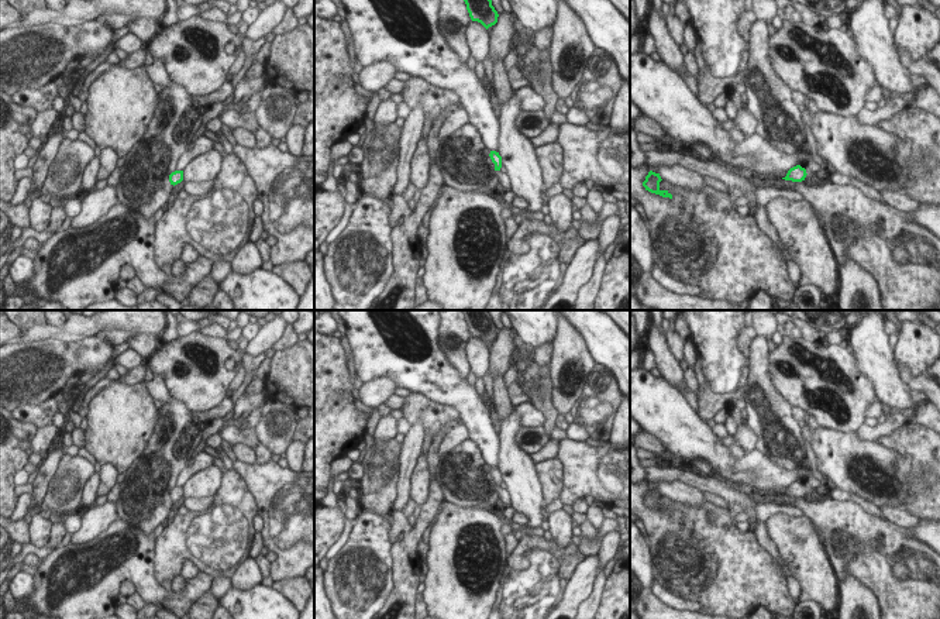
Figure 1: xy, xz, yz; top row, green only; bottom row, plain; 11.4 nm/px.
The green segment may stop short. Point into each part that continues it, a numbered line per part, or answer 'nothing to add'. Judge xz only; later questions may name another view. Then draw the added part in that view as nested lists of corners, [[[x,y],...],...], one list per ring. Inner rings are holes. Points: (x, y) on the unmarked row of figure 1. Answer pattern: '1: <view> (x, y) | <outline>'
1: xz (503, 495) | [[[496,486],[495,489],[497,491],[499,499],[502,501],[502,503],[505,503],[506,508],[510,508],[512,502],[510,502],[510,495],[507,494],[507,491],[502,489],[500,486]]]

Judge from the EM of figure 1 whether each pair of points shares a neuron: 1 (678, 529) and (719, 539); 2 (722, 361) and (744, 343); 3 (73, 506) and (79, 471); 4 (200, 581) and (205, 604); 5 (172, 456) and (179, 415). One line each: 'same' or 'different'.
1: same
2: different
3: same
4: different
5: same

